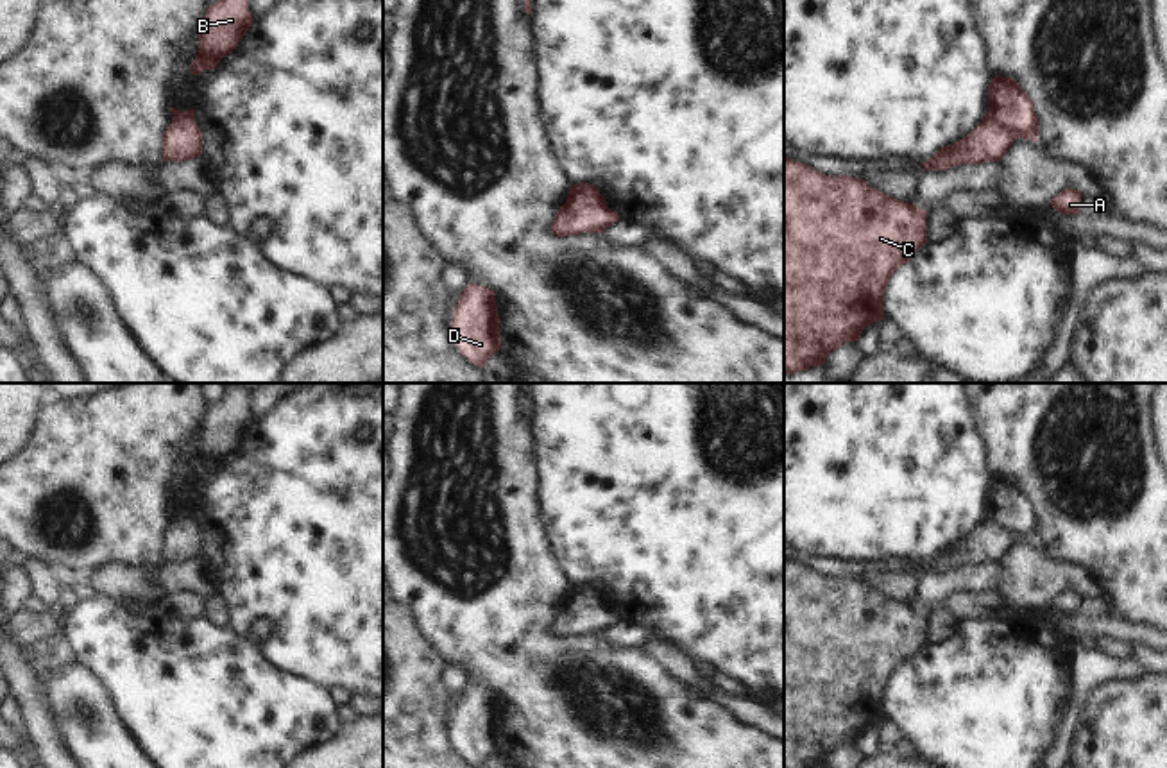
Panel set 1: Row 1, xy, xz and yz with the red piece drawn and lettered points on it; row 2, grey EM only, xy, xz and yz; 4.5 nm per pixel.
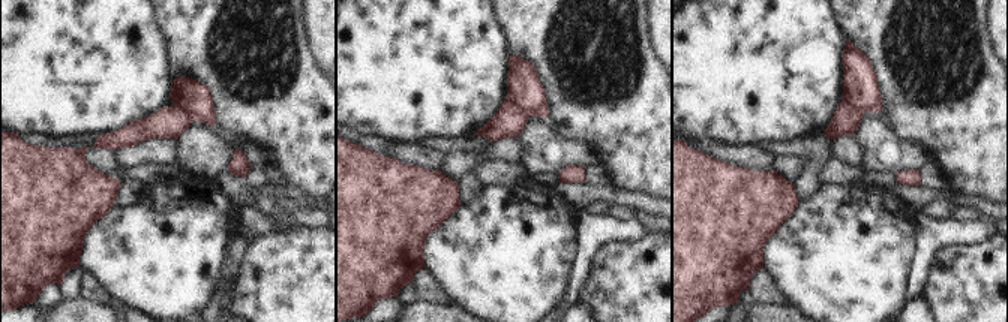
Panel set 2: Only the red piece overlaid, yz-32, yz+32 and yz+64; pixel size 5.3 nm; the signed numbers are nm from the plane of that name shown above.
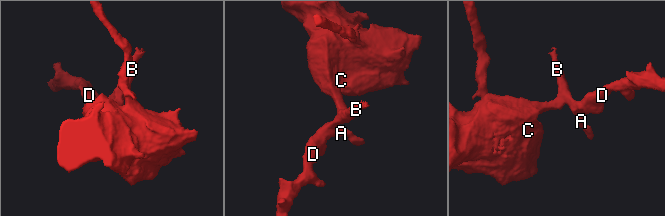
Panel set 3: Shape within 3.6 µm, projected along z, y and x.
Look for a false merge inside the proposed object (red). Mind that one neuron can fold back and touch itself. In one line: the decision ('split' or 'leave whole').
split

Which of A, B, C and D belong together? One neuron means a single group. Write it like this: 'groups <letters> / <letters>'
groups A B D / C

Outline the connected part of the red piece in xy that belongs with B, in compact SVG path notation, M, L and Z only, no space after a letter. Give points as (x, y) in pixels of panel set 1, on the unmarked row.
M233 385L217 405L208 406L199 430L199 451L190 465L193 476L215 471L238 448L254 422L249 414L249 397L251 390Z

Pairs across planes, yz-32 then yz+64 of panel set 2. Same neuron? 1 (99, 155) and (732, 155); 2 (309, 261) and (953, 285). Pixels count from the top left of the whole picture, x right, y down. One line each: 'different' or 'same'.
1: same
2: same

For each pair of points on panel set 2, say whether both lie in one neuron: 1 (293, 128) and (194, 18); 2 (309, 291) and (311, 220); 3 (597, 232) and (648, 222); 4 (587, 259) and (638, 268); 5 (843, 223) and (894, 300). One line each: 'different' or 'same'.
1: same
2: different
3: different
4: different
5: same

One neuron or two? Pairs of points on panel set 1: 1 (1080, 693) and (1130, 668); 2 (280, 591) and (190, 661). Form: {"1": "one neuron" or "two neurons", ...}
{"1": "one neuron", "2": "two neurons"}

